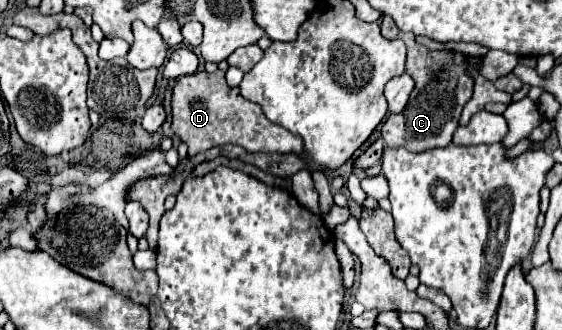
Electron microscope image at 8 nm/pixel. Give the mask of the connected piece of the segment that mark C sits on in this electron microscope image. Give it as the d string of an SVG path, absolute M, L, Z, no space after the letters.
M382 17L382 35L386 39L400 37L408 47L408 61L406 61L406 73L412 75L416 81L414 97L410 97L410 103L406 109L398 115L388 115L388 119L382 125L382 137L388 147L398 145L434 145L434 147L446 147L452 143L452 135L460 123L462 107L472 97L472 79L466 75L464 55L462 53L448 53L448 51L428 51L426 47L418 45L414 41L412 33L400 31L392 17Z

